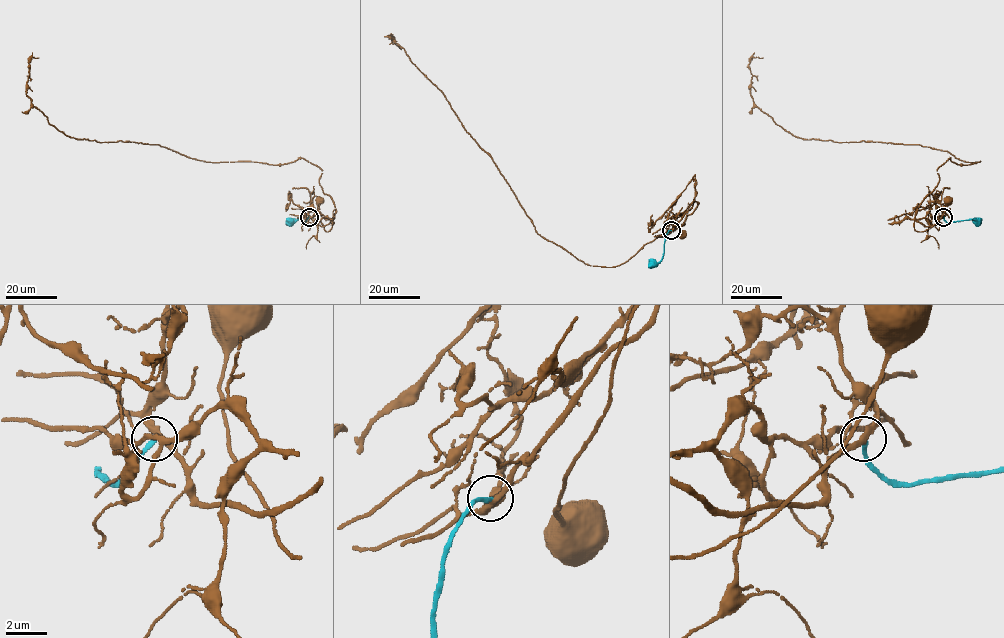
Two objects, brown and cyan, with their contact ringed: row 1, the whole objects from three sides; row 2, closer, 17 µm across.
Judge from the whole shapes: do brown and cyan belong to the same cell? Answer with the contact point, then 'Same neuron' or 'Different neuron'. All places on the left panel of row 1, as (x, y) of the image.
Place: (309, 217). Different neuron

